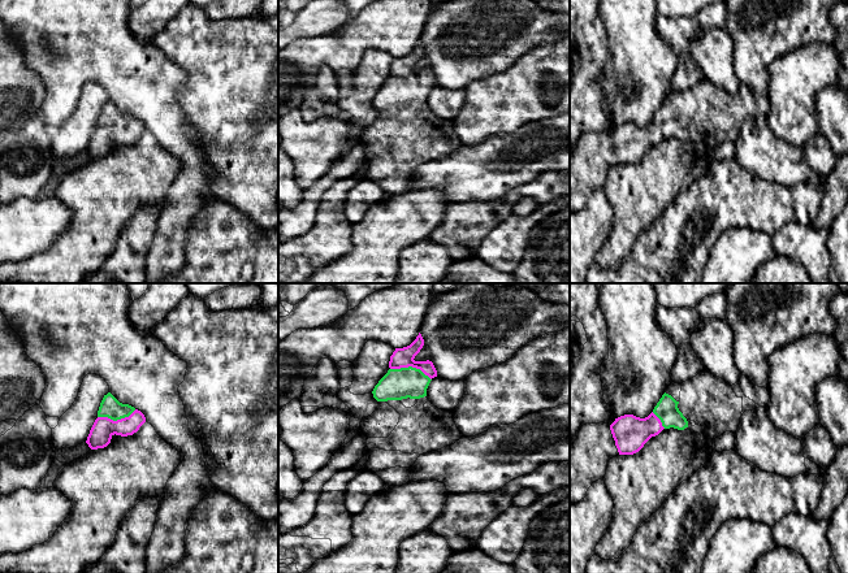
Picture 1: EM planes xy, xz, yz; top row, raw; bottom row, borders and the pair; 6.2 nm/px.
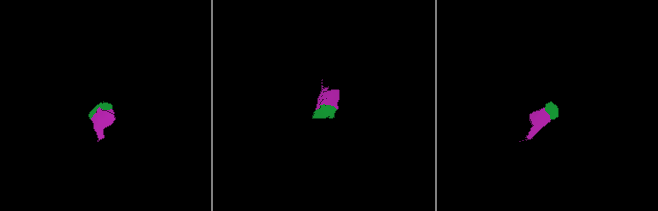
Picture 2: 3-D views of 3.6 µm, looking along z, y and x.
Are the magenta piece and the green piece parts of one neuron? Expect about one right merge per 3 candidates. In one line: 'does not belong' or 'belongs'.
belongs

